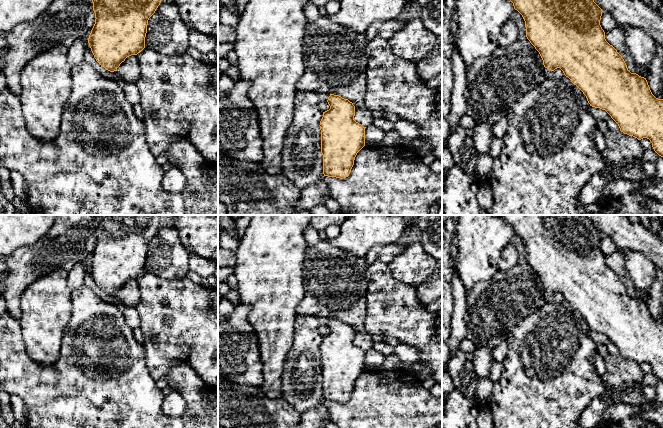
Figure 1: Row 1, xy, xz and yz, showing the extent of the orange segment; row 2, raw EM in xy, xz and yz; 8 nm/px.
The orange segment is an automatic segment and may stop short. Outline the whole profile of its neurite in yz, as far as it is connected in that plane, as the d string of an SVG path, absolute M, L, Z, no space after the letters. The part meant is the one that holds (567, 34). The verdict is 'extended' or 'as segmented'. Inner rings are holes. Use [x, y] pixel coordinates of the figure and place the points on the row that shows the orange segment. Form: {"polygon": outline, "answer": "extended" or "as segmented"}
{"polygon": "M510 0L523 17L526 37L539 52L545 68L560 68L564 75L586 96L590 106L605 110L618 124L620 131L638 140L647 138L654 151L663 157L663 99L656 98L646 78L631 73L622 56L605 39L600 25L602 9L594 0Z", "answer": "as segmented"}

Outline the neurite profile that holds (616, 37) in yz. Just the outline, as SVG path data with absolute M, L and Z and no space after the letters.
M617 24L615 28L605 33L606 41L612 45L617 52L624 59L628 70L631 73L636 73L639 76L643 76L643 70L635 63L629 48L625 42L625 31L624 26Z

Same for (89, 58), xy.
M89 45L87 46L86 51L84 53L84 62L93 66L105 78L119 82L121 84L119 76L117 76L113 72L106 70L96 61Z

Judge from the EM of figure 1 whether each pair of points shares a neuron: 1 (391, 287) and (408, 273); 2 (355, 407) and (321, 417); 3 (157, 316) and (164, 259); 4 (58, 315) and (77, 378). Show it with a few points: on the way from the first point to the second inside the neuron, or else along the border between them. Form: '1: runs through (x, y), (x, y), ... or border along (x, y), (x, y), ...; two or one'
1: border along (386, 264), (394, 278), (415, 286); two
2: border along (322, 403), (330, 417); two
3: border along (145, 271), (165, 279), (185, 278); two
4: border along (72, 311), (63, 334), (61, 352), (58, 356); two

